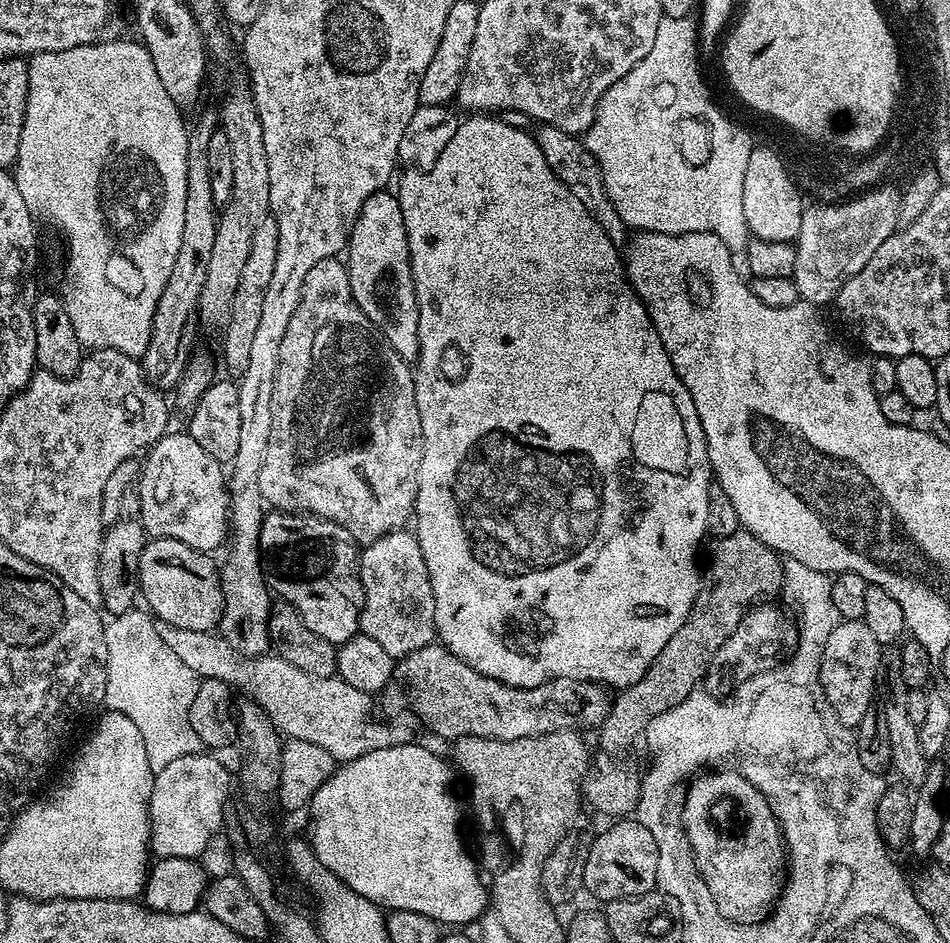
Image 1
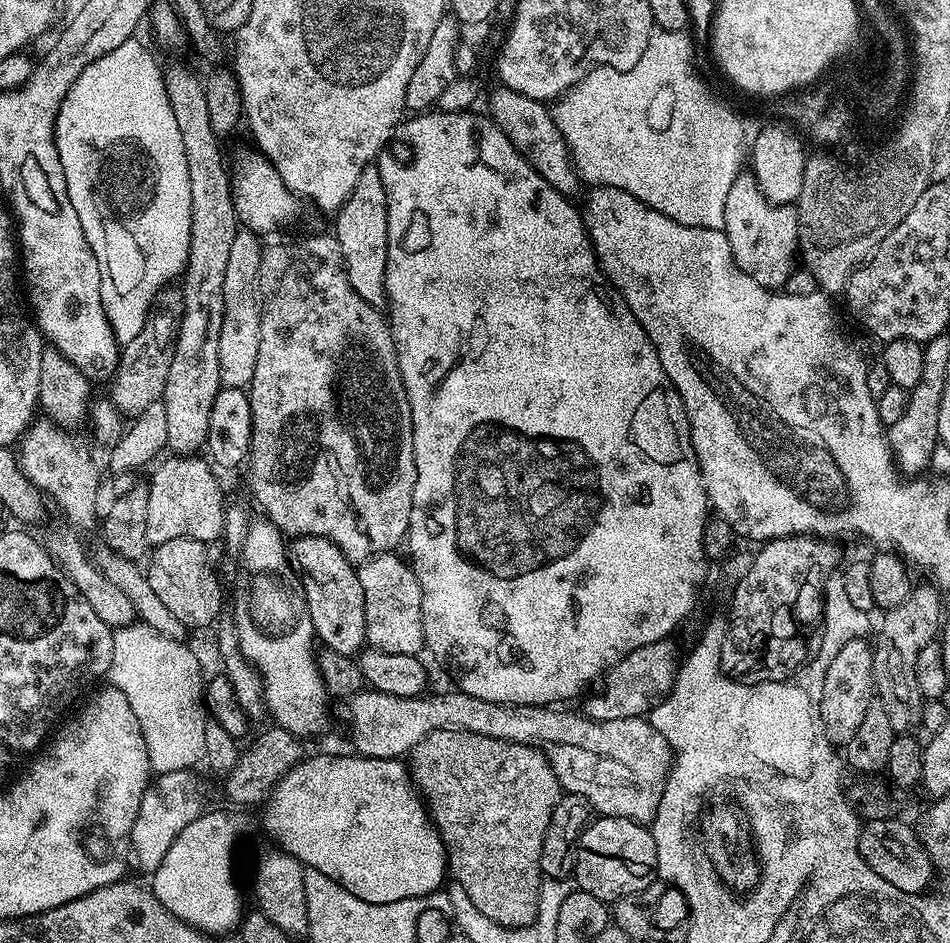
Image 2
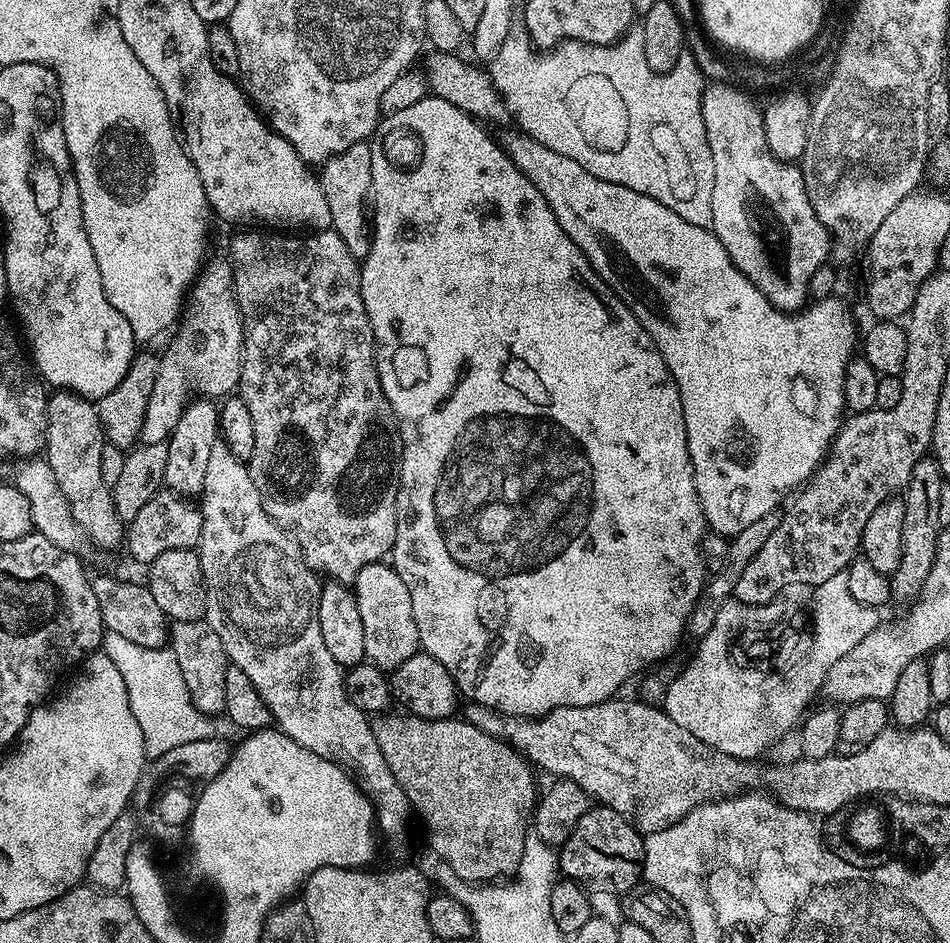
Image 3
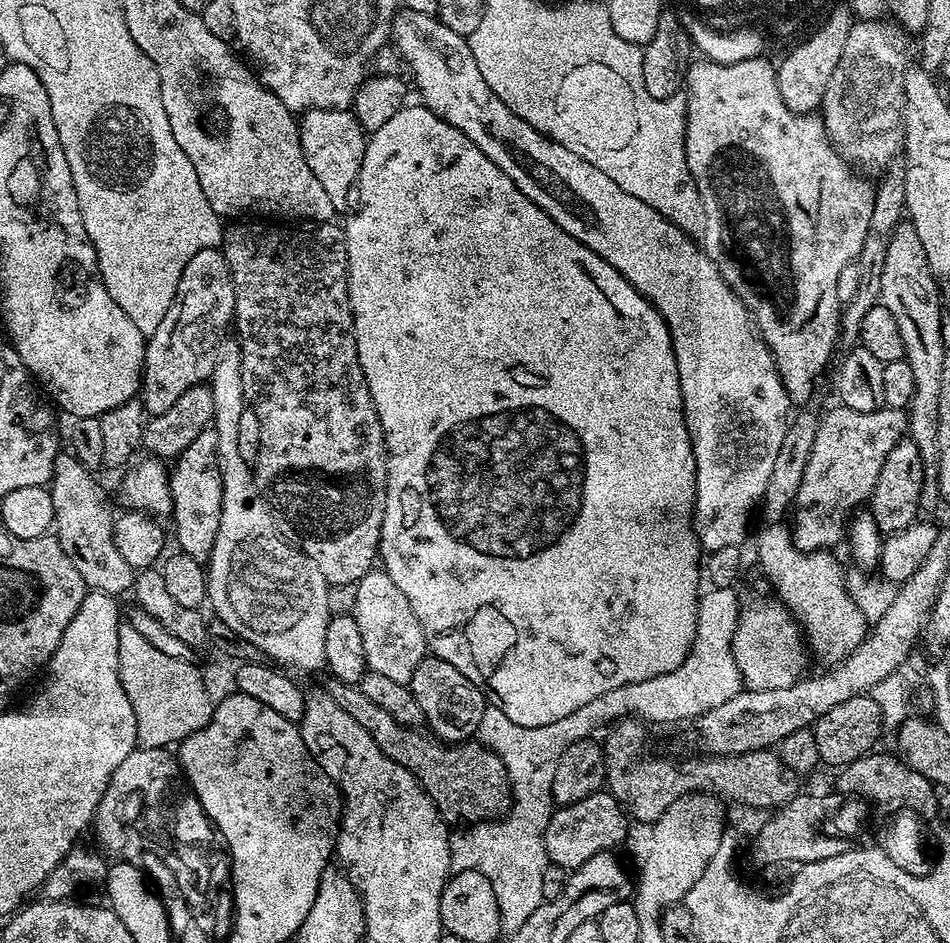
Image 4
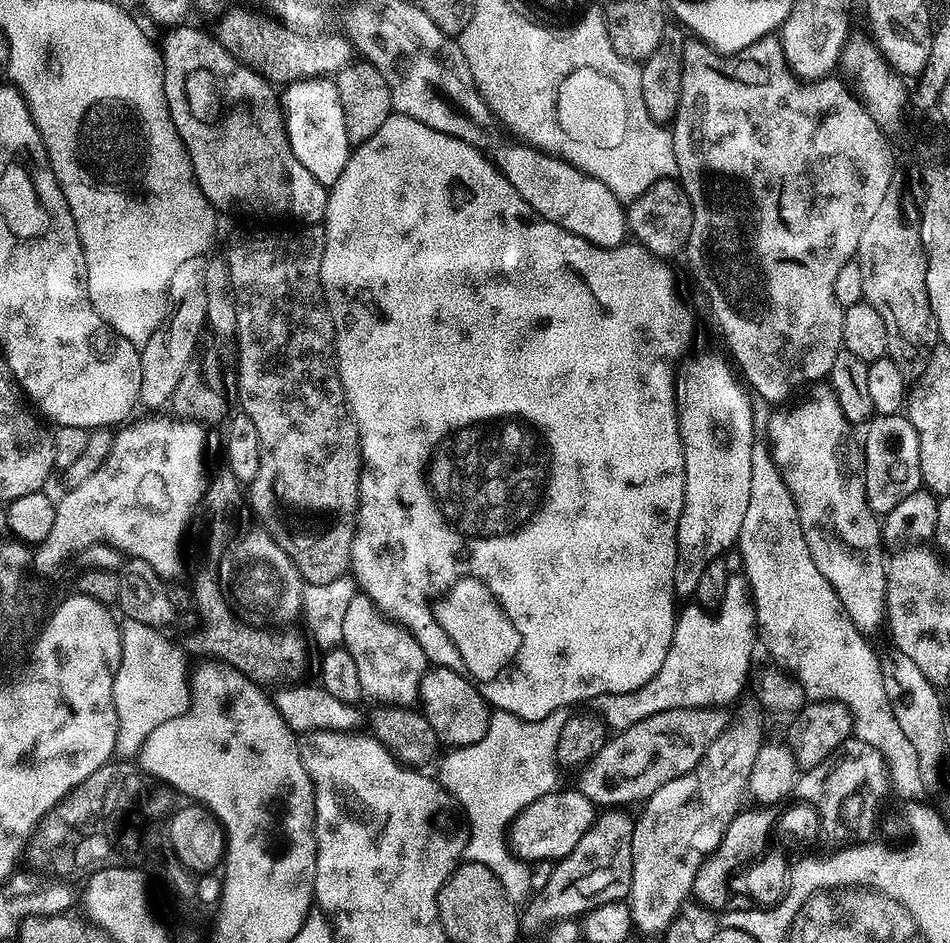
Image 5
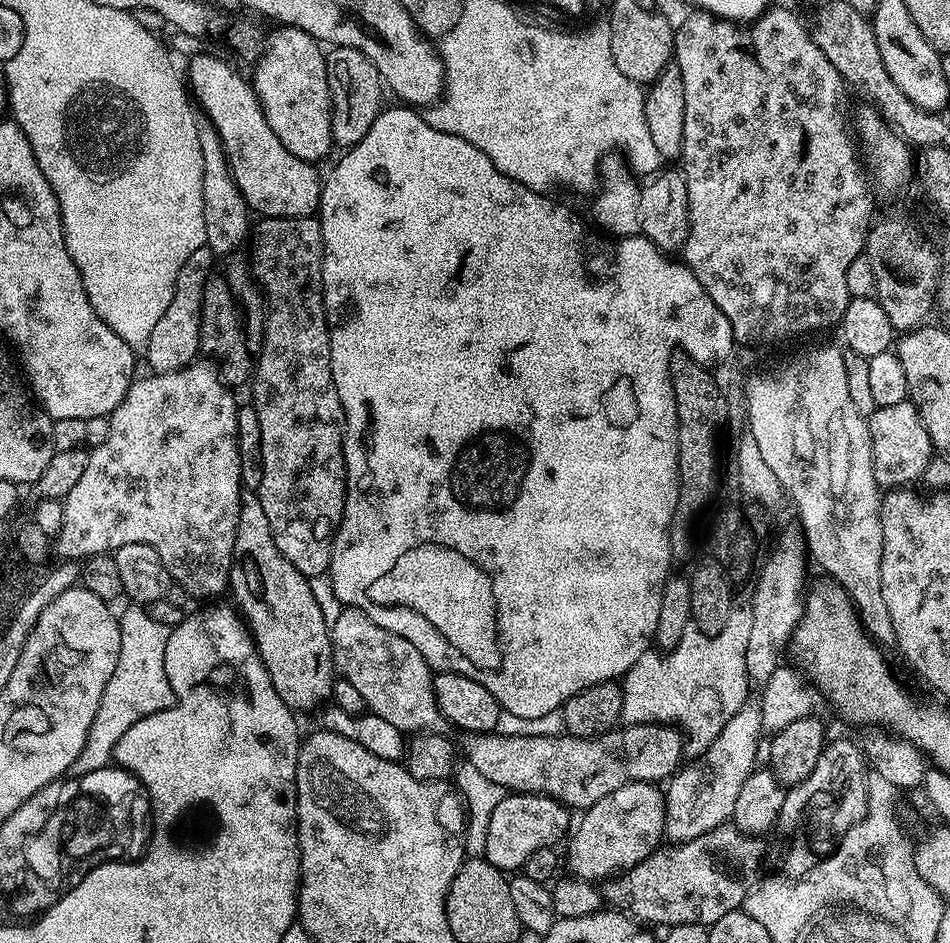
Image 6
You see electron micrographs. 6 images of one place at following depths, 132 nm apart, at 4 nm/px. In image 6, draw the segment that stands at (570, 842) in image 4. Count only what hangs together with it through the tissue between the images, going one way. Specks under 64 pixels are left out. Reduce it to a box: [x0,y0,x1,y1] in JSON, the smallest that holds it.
[483,792,569,874]

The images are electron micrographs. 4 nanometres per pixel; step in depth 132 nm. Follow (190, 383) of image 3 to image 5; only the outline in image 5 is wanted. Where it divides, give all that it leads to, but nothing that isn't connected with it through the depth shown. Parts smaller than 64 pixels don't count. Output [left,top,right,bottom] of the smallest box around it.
[139,256,208,410]

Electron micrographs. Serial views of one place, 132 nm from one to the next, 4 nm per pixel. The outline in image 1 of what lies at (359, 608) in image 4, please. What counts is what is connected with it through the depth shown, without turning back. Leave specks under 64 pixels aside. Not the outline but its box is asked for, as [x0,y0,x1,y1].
[358,530,437,658]

